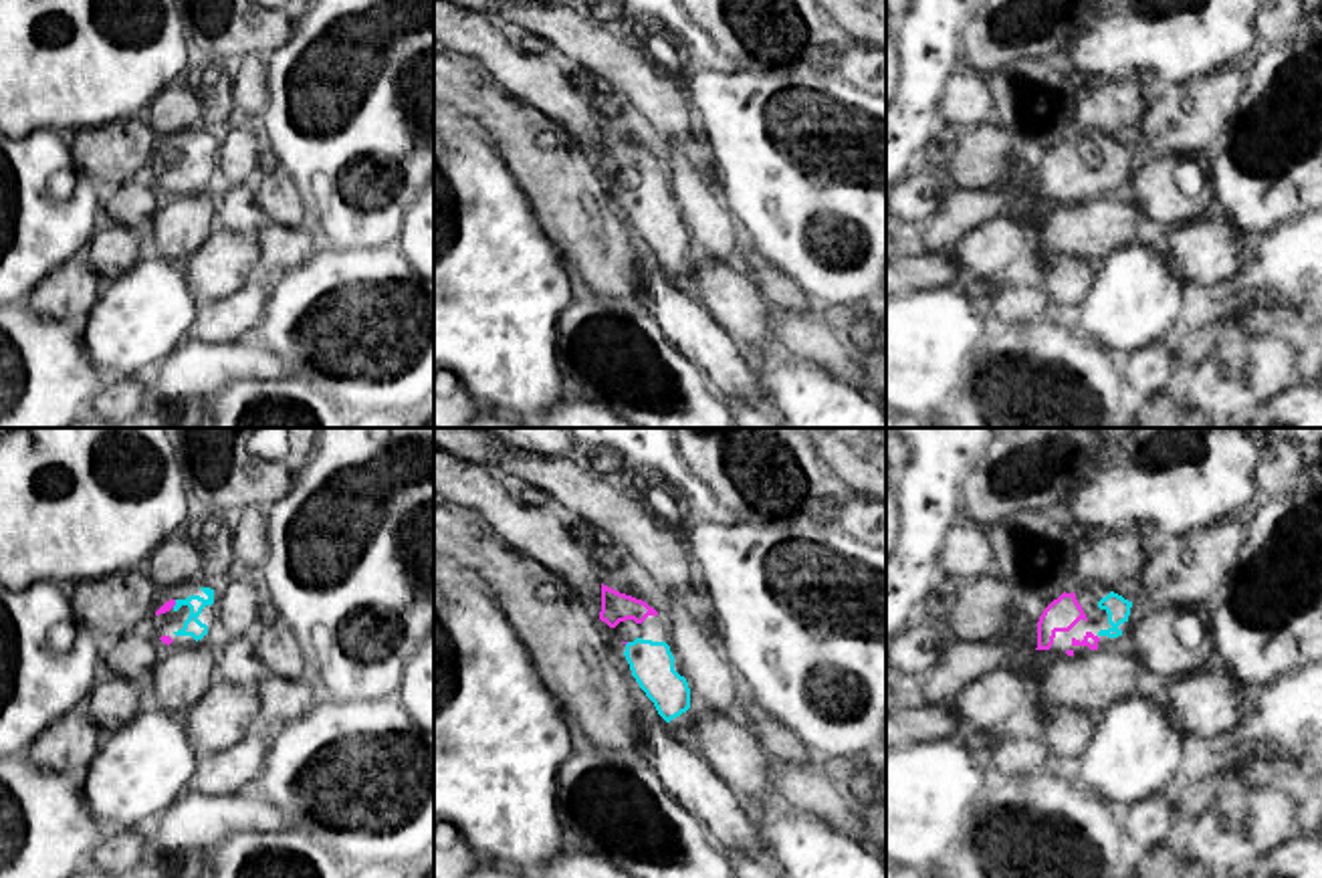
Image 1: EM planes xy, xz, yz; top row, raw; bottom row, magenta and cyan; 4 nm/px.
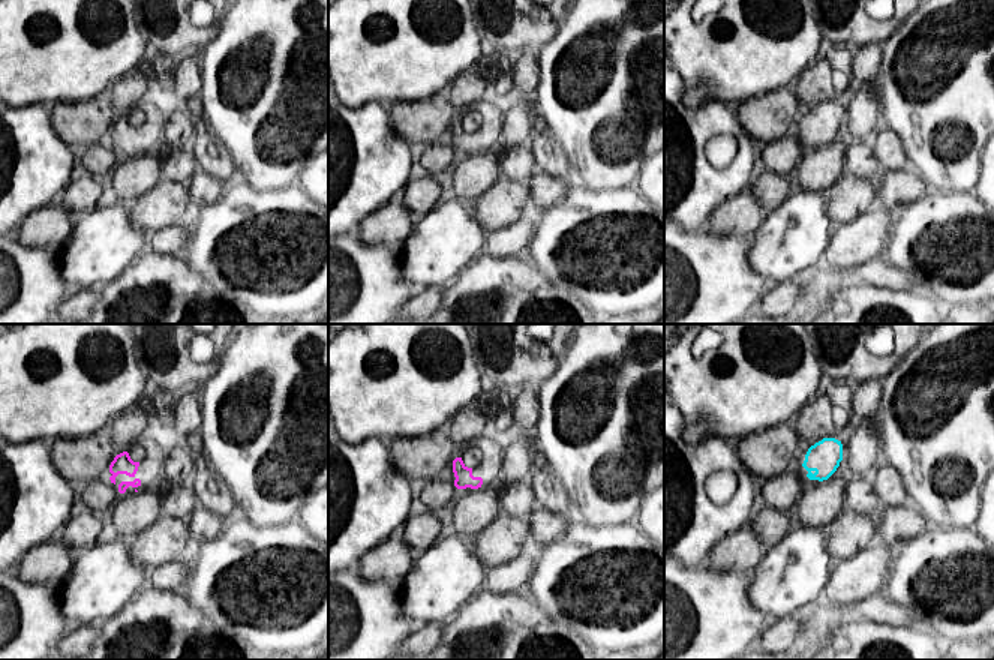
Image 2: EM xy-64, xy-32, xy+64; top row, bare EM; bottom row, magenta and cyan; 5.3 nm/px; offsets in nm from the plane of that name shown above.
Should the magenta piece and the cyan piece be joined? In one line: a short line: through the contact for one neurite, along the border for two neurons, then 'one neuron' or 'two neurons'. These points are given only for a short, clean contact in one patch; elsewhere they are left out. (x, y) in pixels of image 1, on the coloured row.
xy (170, 604), (174, 604), (192, 610), (192, 626) | one neuron

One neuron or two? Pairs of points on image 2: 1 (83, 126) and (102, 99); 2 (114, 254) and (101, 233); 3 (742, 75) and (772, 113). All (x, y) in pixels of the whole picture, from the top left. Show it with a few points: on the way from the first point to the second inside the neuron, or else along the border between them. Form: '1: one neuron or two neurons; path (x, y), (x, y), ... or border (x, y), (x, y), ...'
1: one neuron; path (89, 120), (99, 105)
2: one neuron; path (110, 249), (104, 243), (104, 237)
3: two neurons; border (786, 86), (754, 95), (738, 104)

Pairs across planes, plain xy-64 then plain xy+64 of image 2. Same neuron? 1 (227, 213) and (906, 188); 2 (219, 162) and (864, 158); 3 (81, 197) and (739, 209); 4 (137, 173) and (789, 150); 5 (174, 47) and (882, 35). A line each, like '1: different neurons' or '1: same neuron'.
1: different neurons
2: different neurons
3: different neurons
4: different neurons
5: same neuron

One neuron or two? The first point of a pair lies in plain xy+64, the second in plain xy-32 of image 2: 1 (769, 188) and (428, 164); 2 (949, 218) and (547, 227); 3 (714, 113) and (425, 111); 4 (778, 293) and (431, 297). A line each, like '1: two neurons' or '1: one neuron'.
1: two neurons
2: one neuron
3: two neurons
4: one neuron

